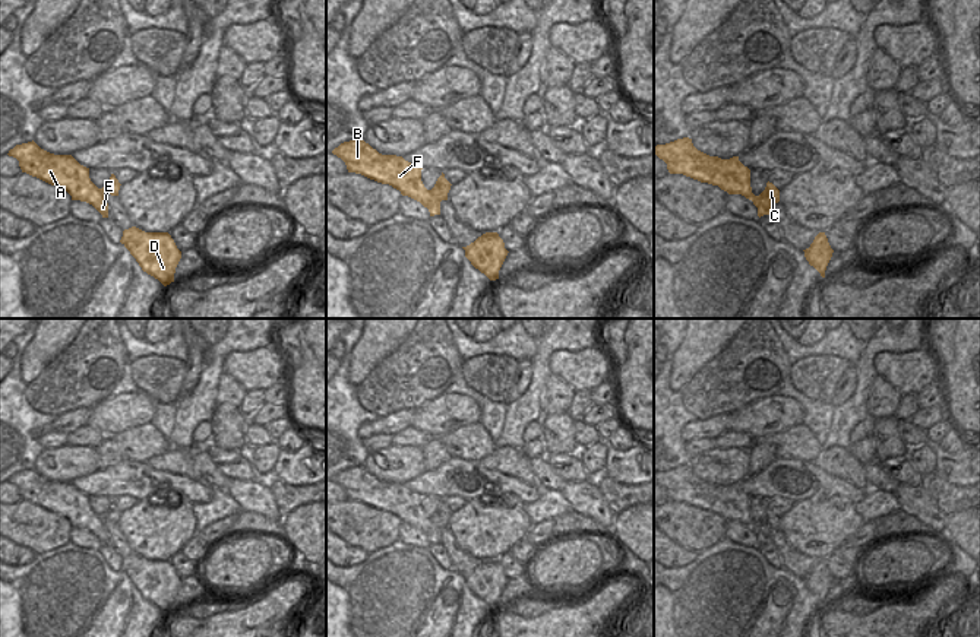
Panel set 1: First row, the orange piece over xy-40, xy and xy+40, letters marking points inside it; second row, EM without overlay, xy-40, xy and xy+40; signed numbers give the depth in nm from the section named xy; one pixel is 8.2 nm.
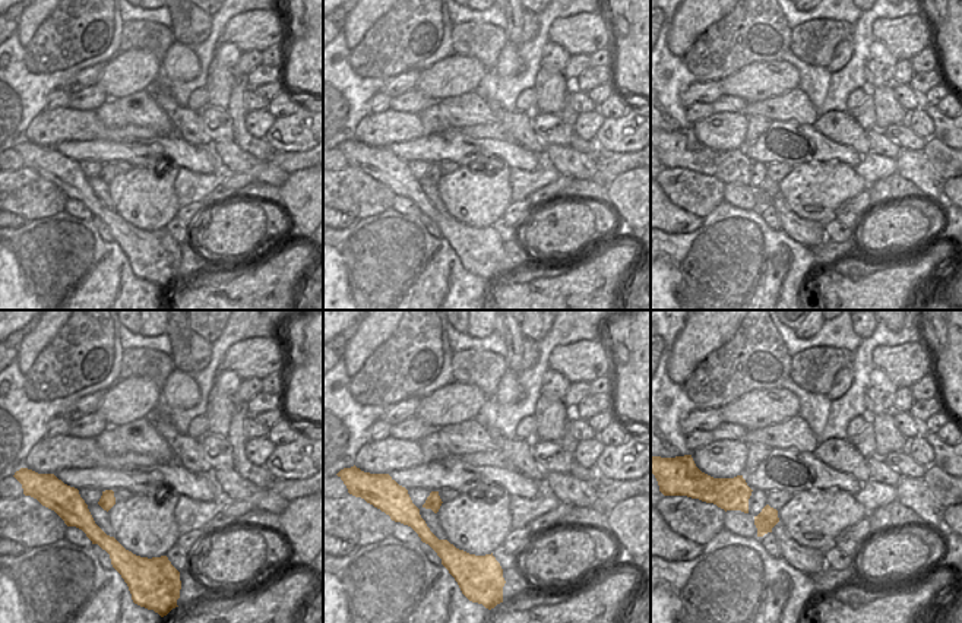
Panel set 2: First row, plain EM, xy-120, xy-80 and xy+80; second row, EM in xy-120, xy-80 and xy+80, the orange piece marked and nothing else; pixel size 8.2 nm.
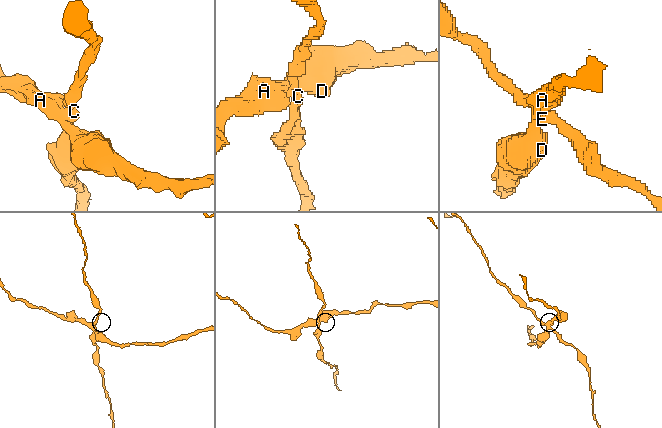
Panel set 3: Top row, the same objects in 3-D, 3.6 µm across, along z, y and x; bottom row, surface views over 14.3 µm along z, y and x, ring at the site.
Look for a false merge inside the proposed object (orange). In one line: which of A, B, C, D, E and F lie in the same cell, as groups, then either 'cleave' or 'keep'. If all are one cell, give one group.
A B D E F / C | cleave

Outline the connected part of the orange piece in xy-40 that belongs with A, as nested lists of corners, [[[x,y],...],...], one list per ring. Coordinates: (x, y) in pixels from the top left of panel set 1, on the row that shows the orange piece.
[[[34,140],[16,145],[7,155],[19,161],[22,172],[66,190],[72,200],[86,202],[102,218],[108,218],[108,203],[104,191],[91,181],[89,168],[80,165],[72,155],[50,153]]]

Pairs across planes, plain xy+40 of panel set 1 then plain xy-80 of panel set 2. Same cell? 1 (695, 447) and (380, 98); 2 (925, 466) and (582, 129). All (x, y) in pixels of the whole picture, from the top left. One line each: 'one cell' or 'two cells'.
1: one cell
2: one cell

